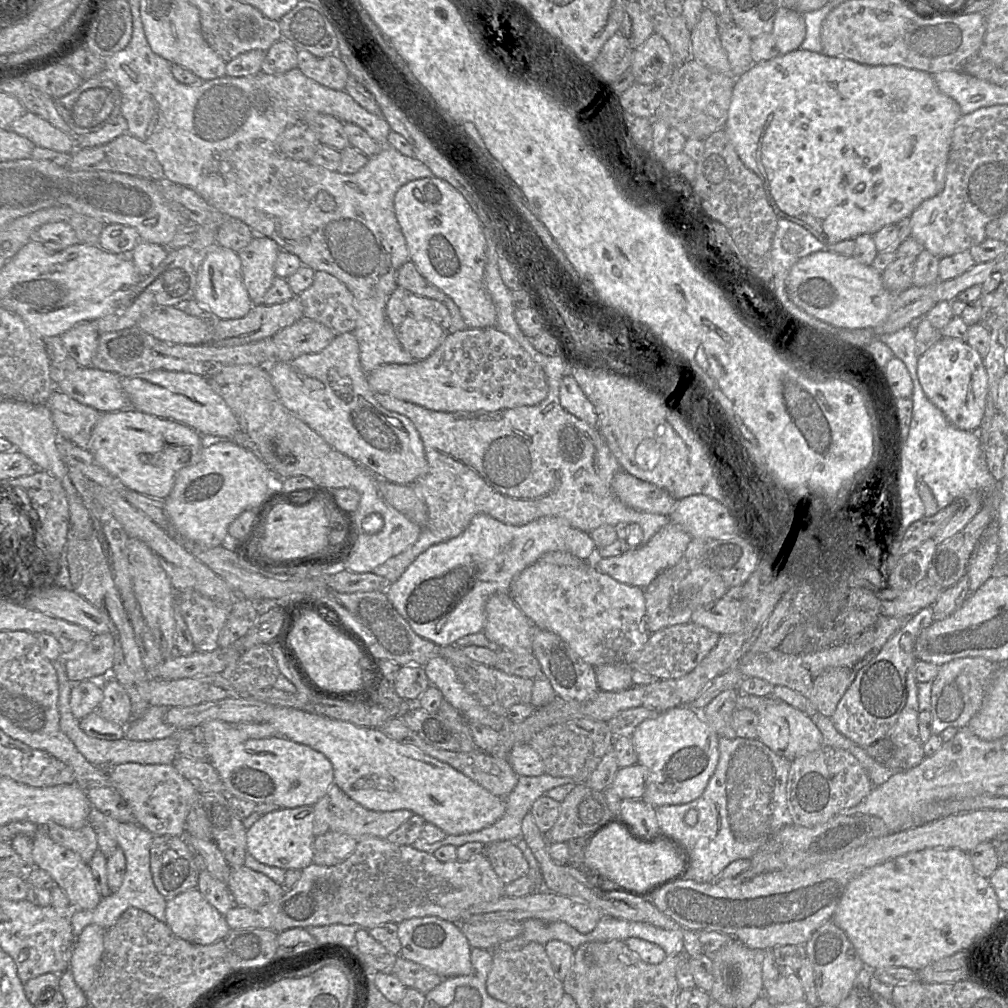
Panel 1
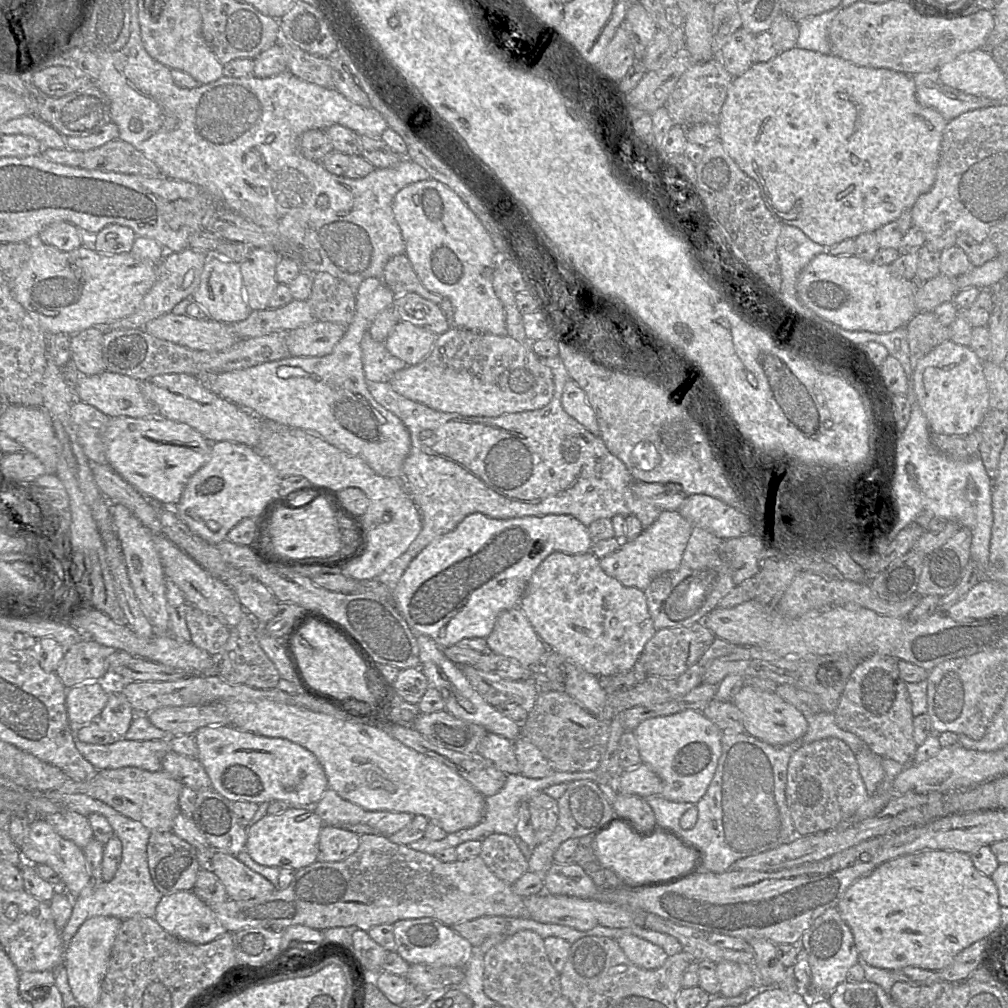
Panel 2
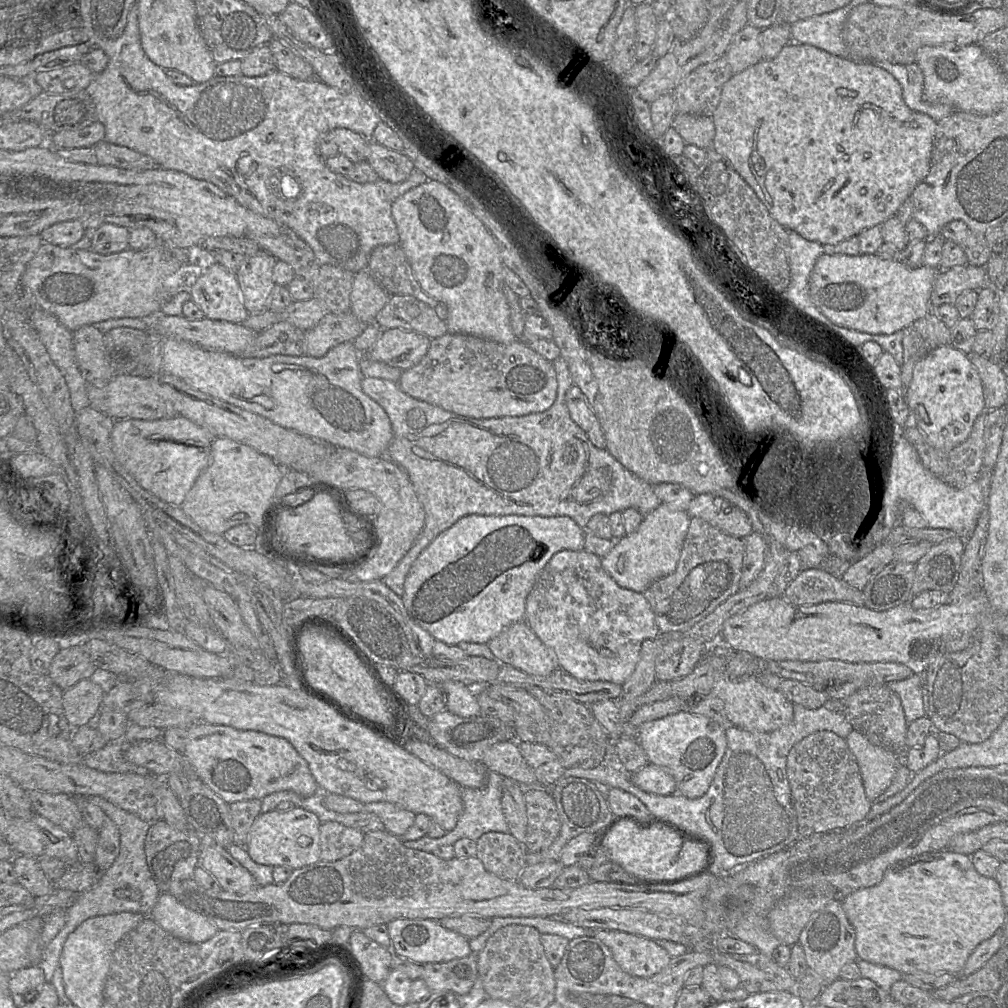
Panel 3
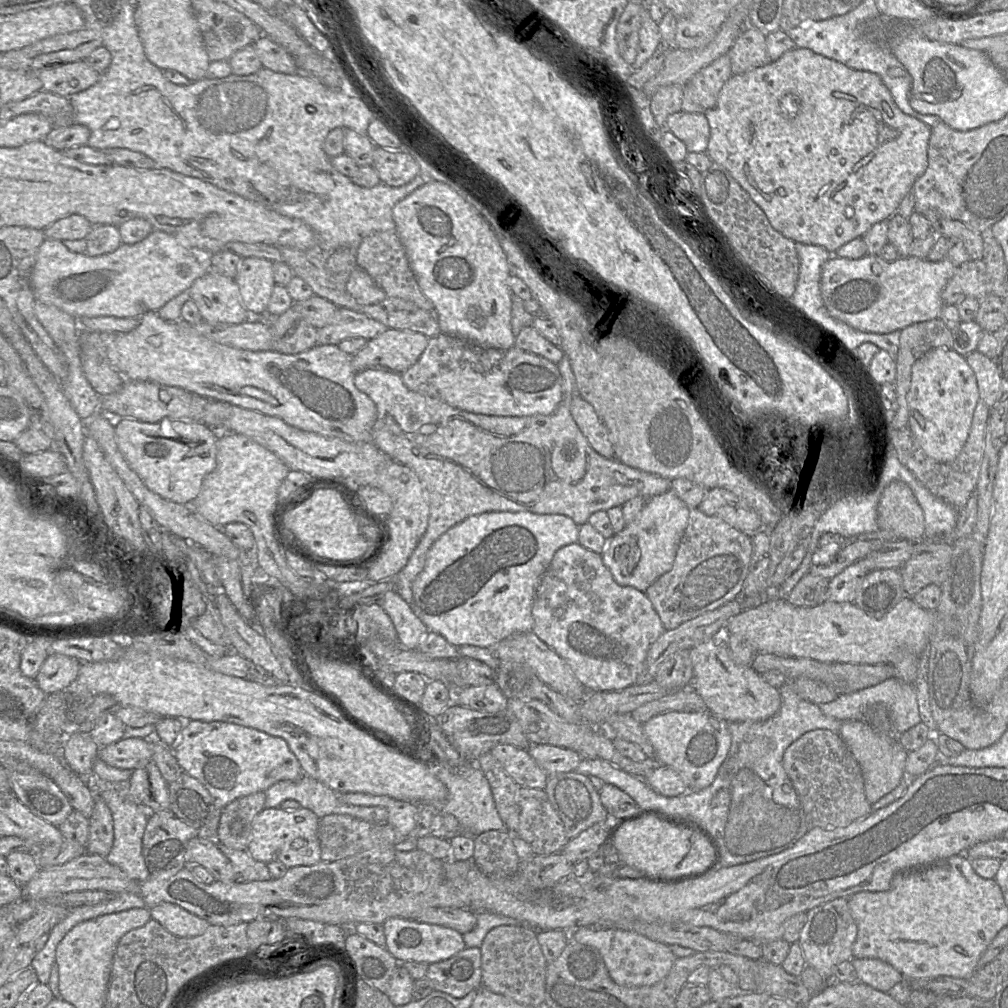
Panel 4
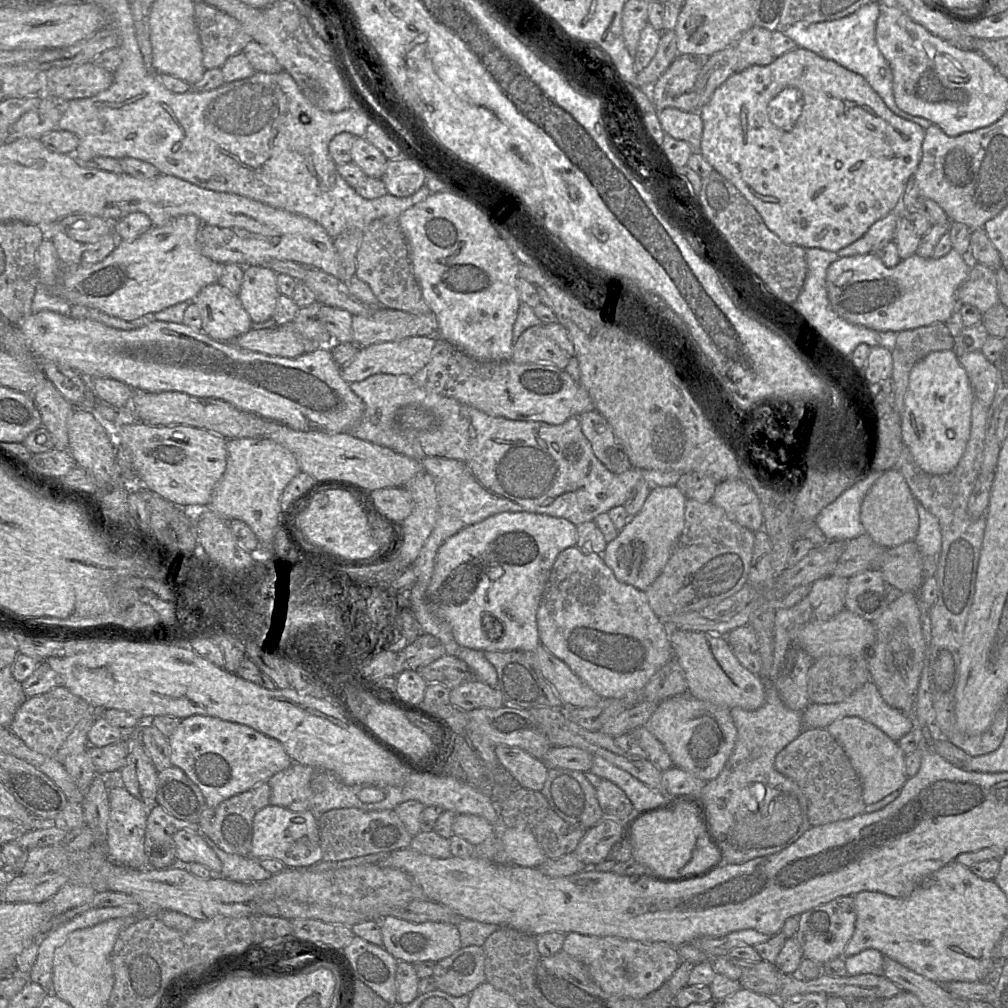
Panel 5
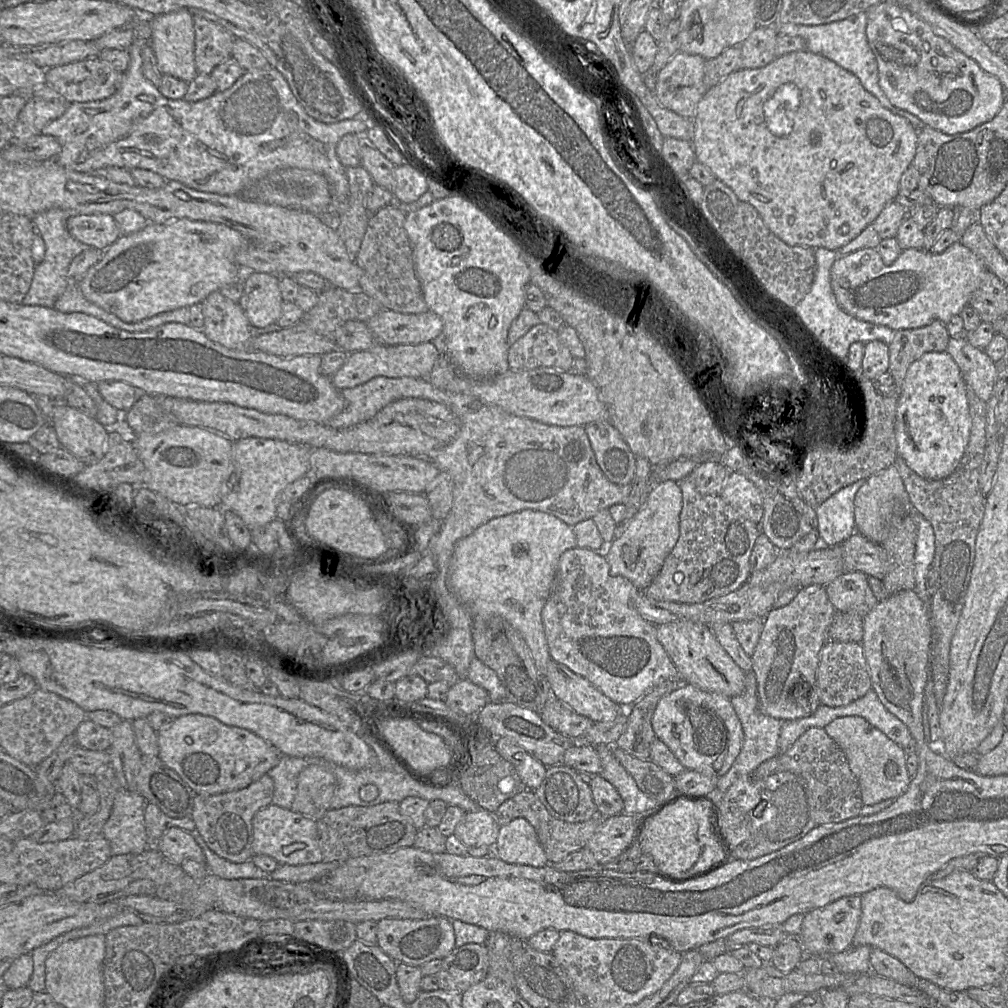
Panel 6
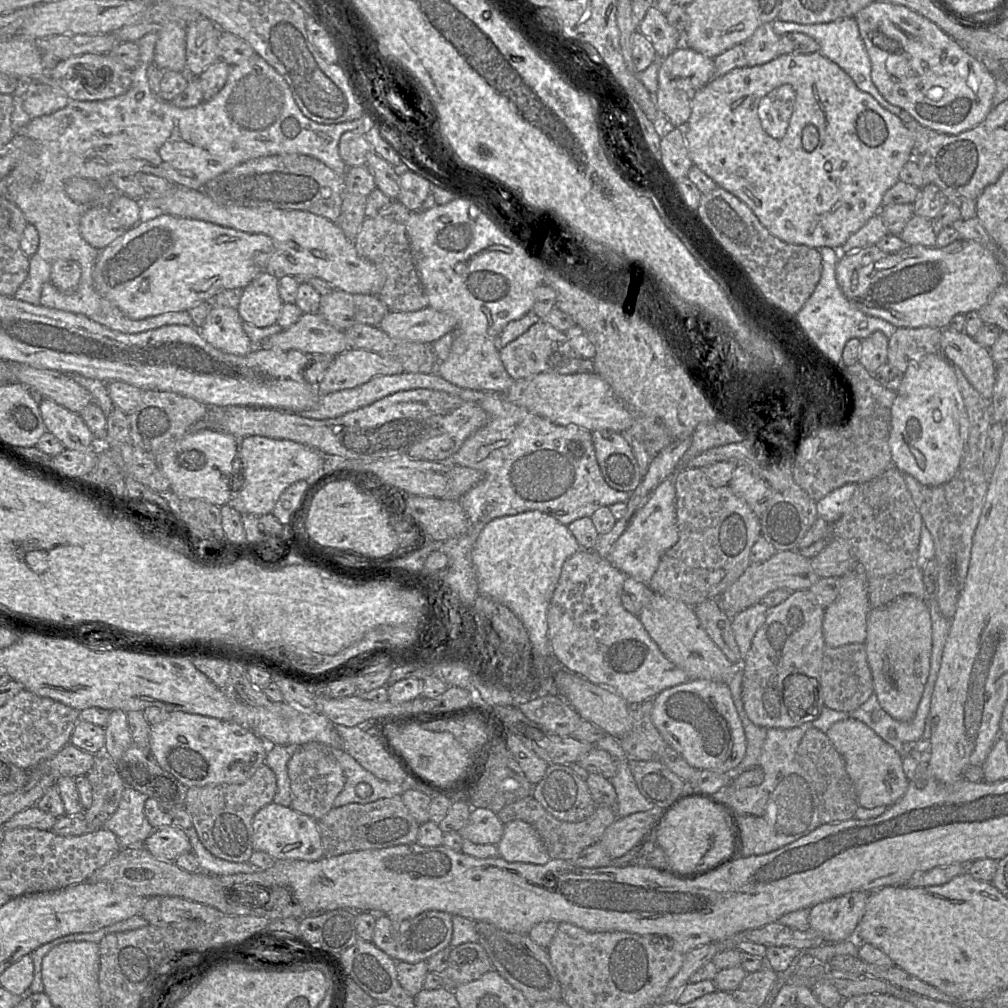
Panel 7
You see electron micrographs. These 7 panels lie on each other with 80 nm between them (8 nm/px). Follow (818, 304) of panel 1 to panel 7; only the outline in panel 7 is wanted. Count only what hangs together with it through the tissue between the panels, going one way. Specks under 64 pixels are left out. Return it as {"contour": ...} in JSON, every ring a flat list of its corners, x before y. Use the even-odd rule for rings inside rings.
{"contour":[[958,238,947,246,905,245,896,253,885,253,876,245,840,254,836,280,844,296,866,315,881,318,896,328,945,329,957,314,979,311,1004,283,1004,274,994,255,980,243]]}

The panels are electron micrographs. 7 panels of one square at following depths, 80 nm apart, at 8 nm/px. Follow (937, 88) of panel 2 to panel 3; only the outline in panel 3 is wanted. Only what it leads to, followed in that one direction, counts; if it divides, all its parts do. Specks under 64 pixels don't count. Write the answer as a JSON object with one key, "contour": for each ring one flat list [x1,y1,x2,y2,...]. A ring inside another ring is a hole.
{"contour":[[884,61,869,63,886,70,899,82,904,102,911,110,926,114,936,122,955,111,948,105,932,104,923,99,923,74,917,64,900,65]]}

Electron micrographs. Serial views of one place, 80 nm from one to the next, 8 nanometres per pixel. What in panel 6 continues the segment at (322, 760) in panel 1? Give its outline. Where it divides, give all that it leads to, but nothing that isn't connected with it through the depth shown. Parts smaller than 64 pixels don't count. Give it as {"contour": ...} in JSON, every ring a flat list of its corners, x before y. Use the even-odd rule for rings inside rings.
{"contour":[[188,714,175,718,169,727,158,731,157,734,158,758,175,771,197,794,216,795,246,788,275,767,281,756,276,748,253,732,223,724,213,717,202,714]]}

